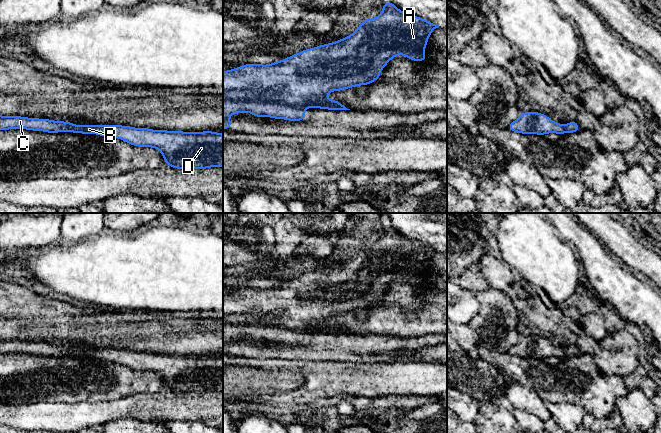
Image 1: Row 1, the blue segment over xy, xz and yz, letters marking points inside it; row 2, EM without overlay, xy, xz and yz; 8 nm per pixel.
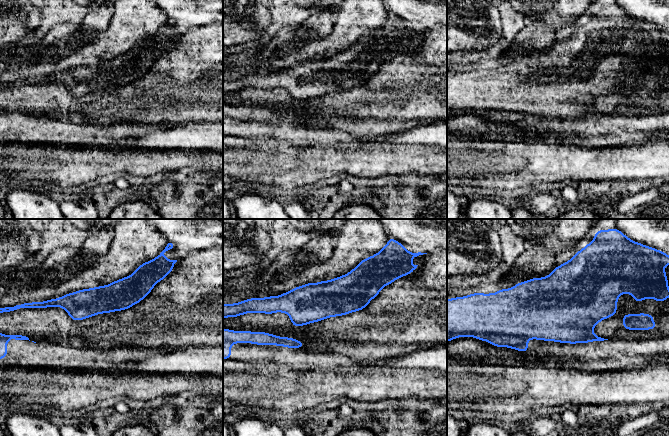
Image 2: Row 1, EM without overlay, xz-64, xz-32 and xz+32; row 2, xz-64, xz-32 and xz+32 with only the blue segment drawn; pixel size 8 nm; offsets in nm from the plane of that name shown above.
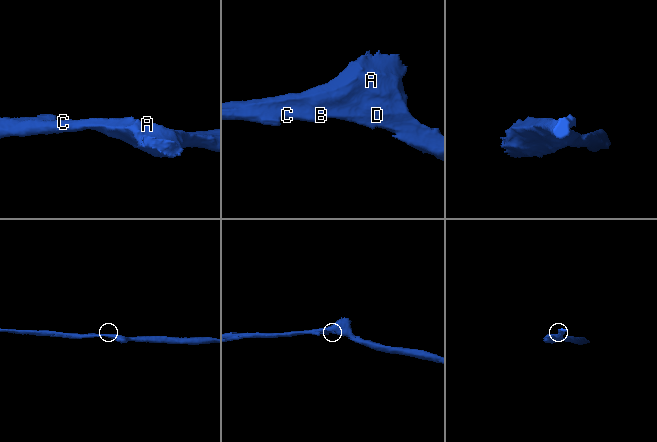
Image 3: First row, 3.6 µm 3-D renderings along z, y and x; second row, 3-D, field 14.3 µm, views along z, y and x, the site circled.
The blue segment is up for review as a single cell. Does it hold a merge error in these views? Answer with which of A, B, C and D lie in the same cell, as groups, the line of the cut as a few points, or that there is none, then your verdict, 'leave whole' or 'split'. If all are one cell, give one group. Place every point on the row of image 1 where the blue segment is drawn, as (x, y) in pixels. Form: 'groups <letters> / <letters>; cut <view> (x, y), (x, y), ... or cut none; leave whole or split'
groups A B D / C; cut xz (223, 99), (265, 100), (298, 105), (304, 108); split

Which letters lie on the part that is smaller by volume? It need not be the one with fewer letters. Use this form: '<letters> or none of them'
C

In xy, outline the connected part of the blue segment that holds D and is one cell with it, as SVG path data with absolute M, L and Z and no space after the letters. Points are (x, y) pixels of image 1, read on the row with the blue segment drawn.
M79 125L78 133L115 137L133 146L158 149L168 166L176 169L223 167L223 134L183 132L122 125Z

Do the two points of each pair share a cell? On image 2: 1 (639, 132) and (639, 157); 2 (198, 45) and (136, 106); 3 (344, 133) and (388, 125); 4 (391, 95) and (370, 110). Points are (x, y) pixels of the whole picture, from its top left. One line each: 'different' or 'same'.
1: different
2: same
3: same
4: same

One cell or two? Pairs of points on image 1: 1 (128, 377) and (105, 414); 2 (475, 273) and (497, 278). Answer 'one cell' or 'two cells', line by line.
1: two cells
2: two cells

